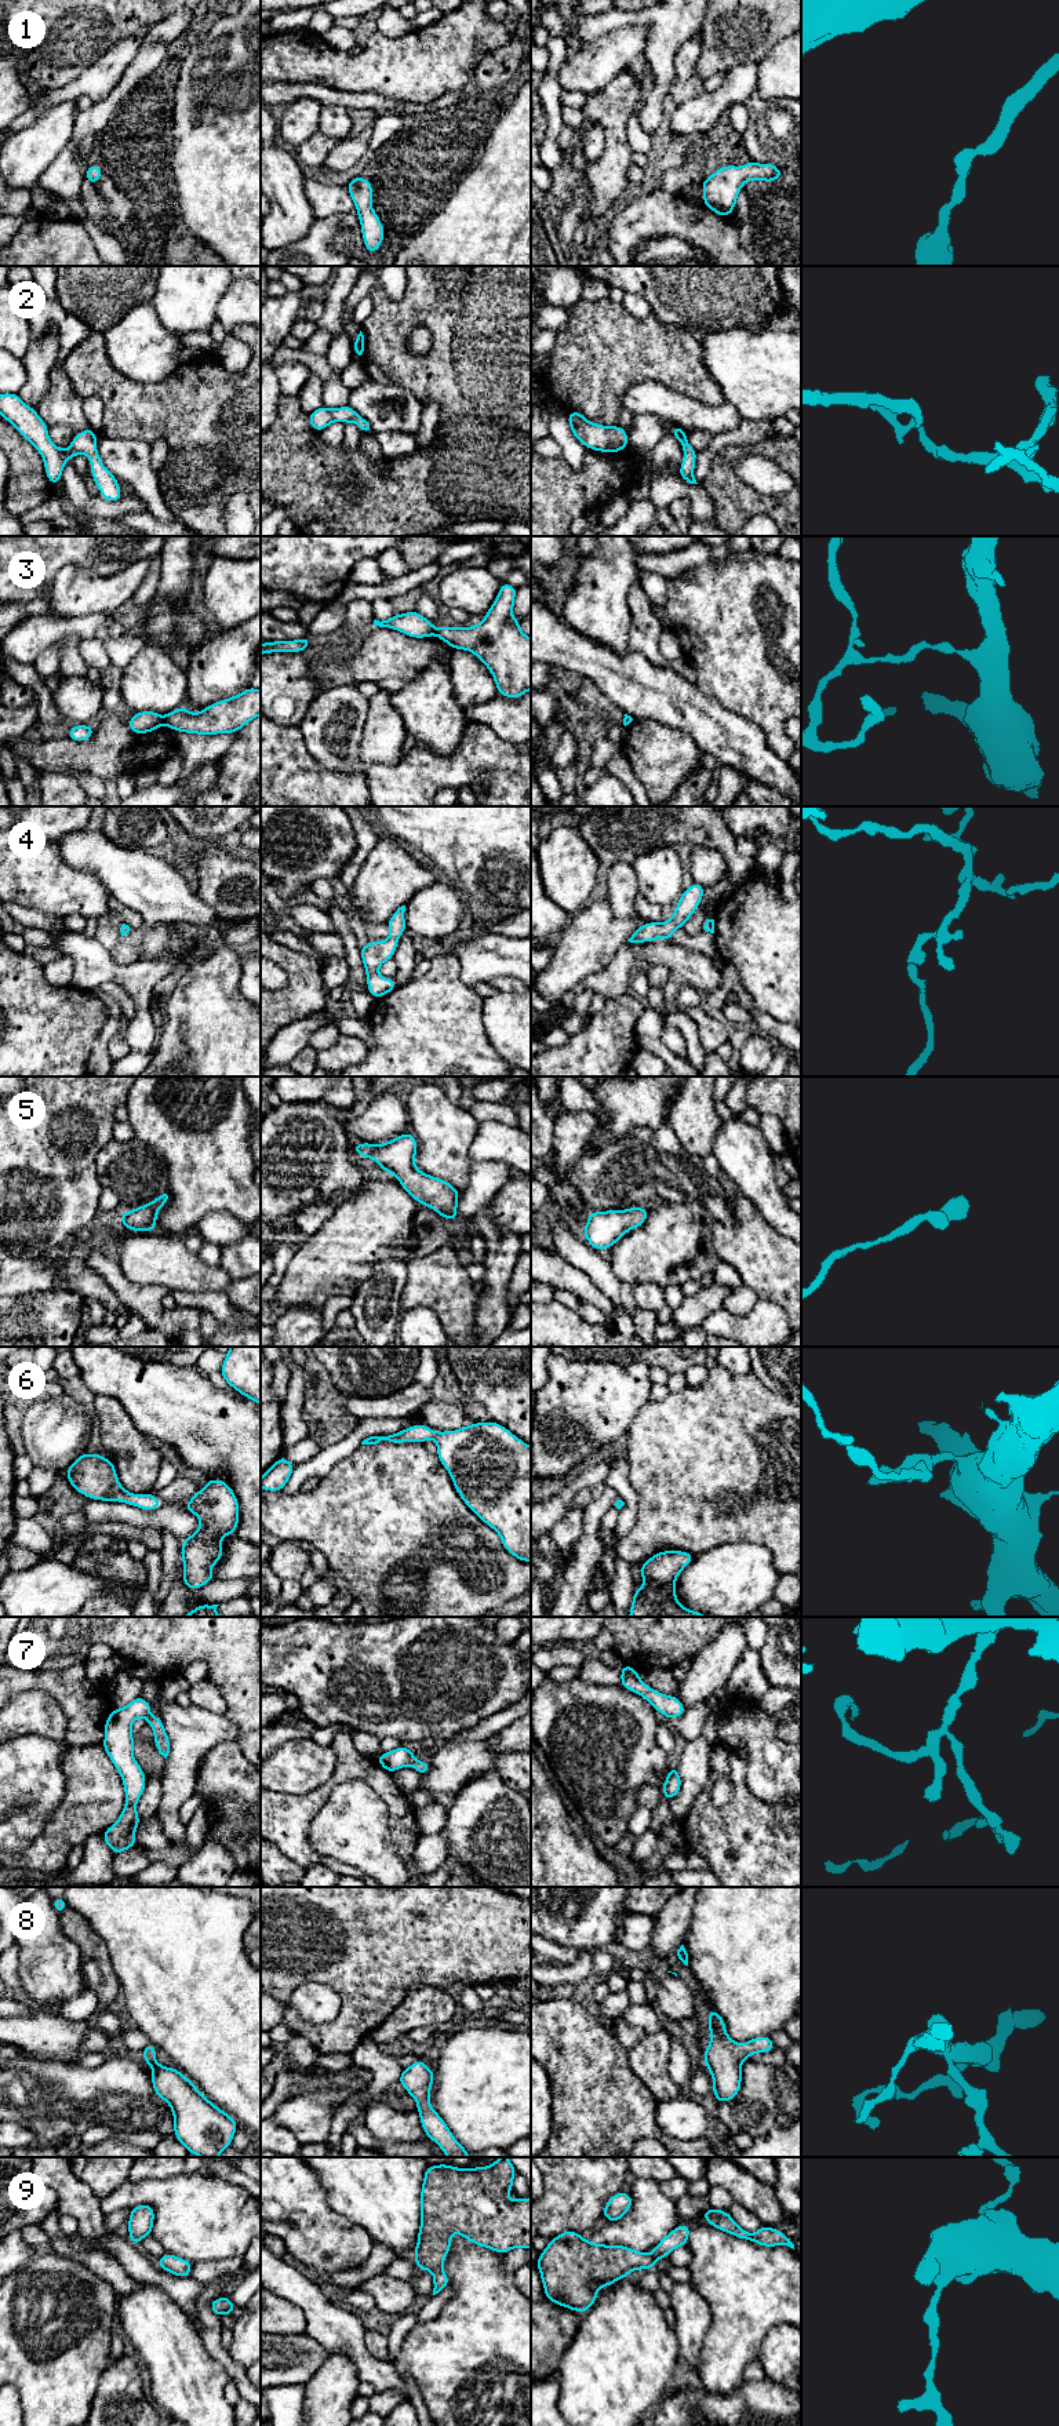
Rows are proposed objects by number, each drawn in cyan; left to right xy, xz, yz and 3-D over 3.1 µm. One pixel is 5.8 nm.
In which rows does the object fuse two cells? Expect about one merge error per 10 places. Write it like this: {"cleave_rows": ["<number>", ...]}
{"cleave_rows": ["3"]}

